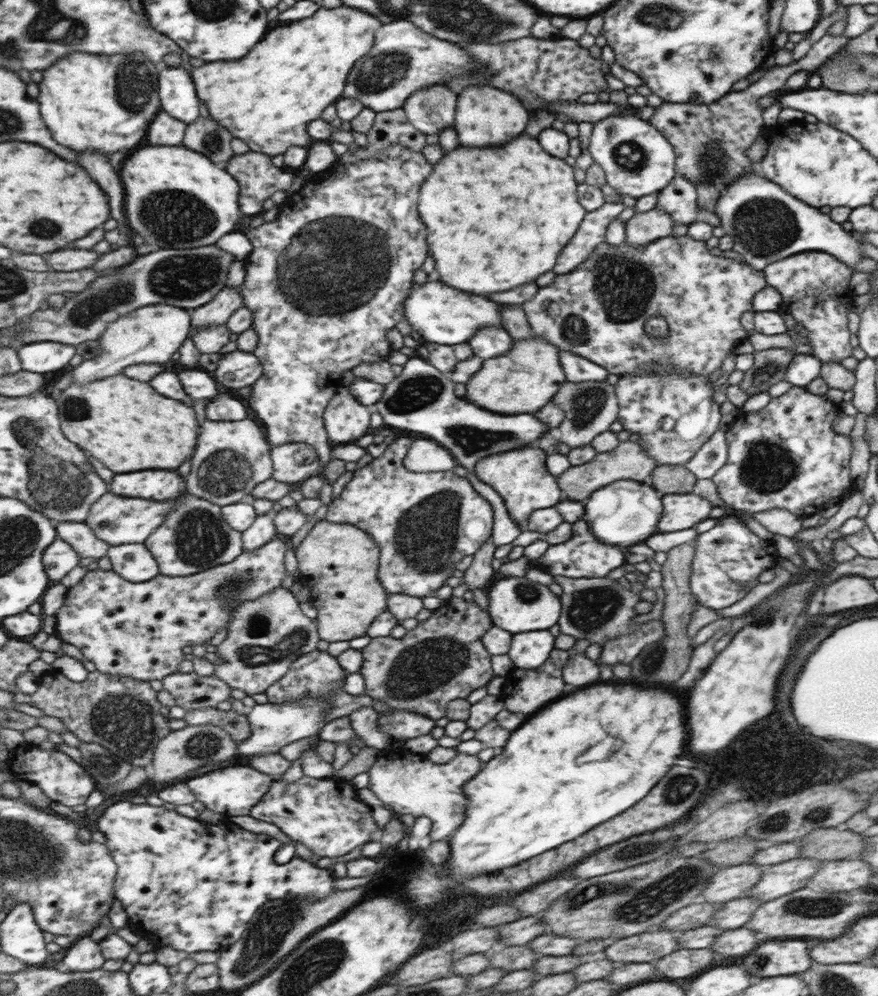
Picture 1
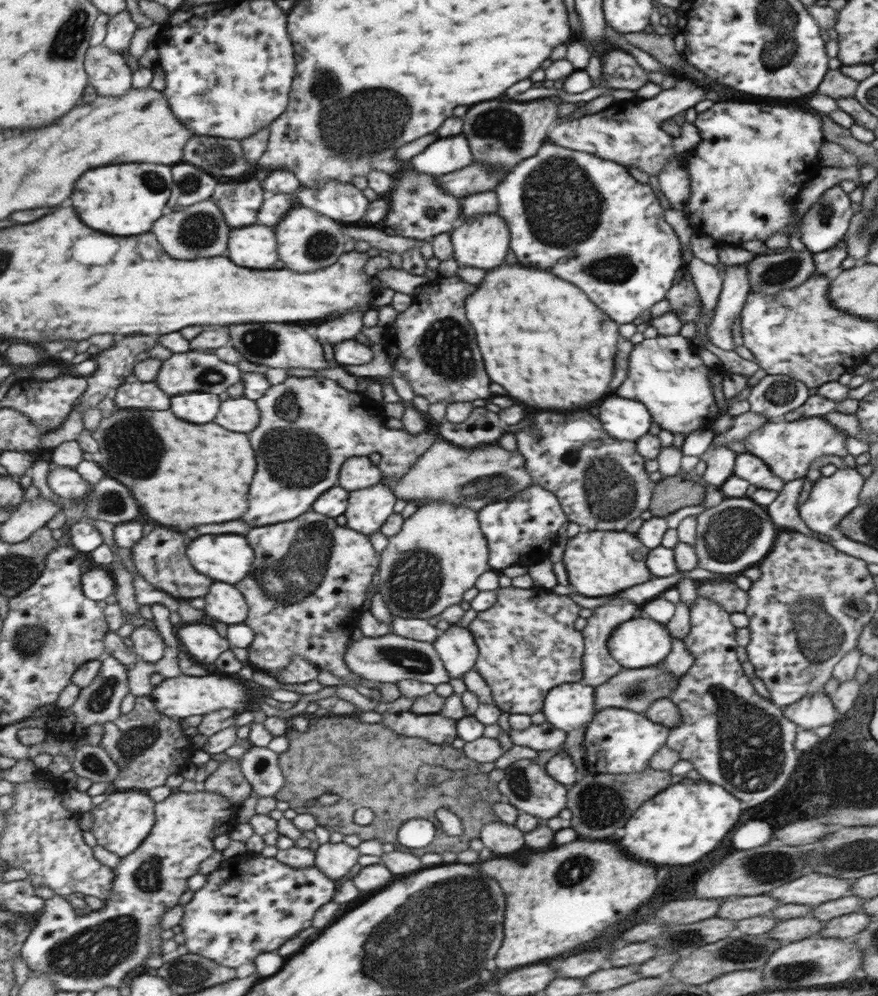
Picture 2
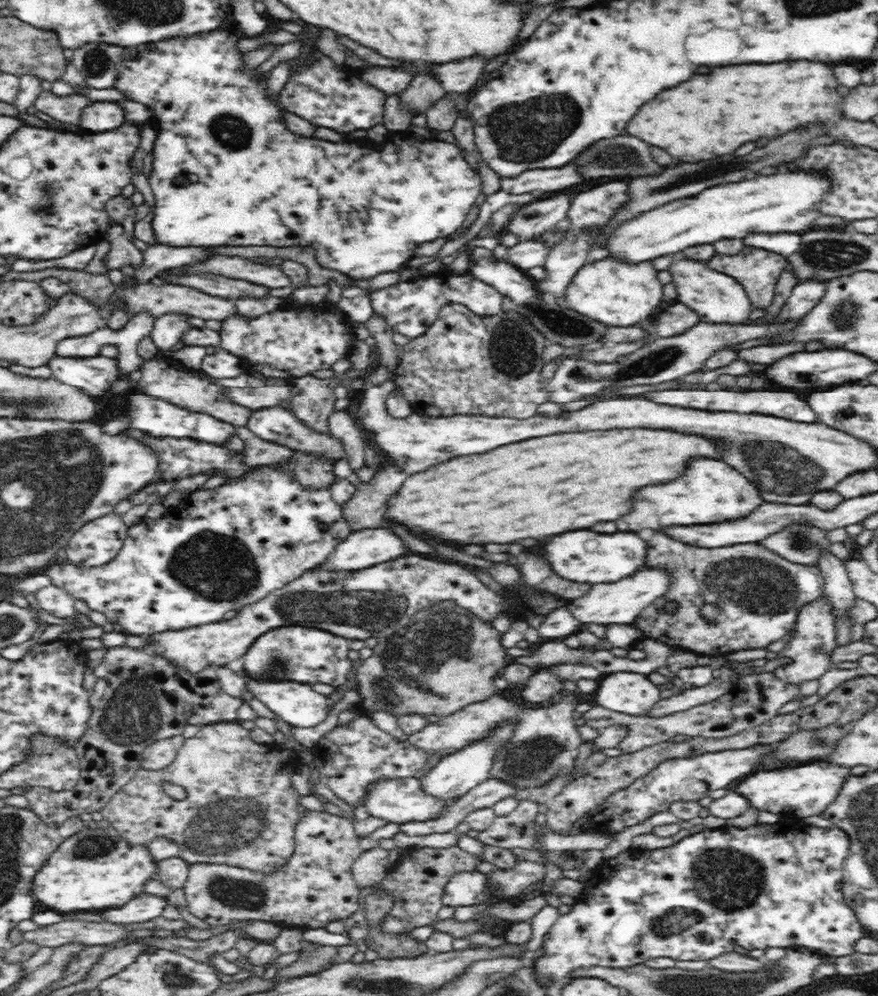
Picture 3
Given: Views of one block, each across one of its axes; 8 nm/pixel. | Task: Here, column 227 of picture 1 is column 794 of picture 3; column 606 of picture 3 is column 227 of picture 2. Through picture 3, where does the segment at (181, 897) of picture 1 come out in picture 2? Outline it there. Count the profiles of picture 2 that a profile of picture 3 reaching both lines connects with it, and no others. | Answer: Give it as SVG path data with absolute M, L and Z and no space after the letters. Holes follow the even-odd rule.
M244 852L223 861L216 871L208 874L207 882L183 906L178 930L184 934L189 953L214 960L221 966L239 968L253 962L259 954L278 951L288 940L313 926L314 916L333 900L336 888L338 882L329 878L317 865L293 868L277 857Z

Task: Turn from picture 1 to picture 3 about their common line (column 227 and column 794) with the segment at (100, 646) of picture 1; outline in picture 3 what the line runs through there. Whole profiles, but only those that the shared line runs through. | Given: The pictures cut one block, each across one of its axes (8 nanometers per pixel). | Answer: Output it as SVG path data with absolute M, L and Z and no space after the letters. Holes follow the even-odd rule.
M658 532L648 540L648 566L646 567L650 566L670 569L674 573L672 588L668 590L665 599L660 598L644 609L634 625L647 636L648 640L658 640L669 647L681 646L689 652L709 655L713 659L736 650L765 649L795 628L800 609L825 595L825 580L820 573L820 568L794 564L756 543L736 544L730 548L708 550L708 548L692 548L688 544L682 544ZM667 601L680 605L677 612L674 614L664 612L664 604ZM707 603L714 604L720 609L718 618L711 625L700 617L700 609Z

